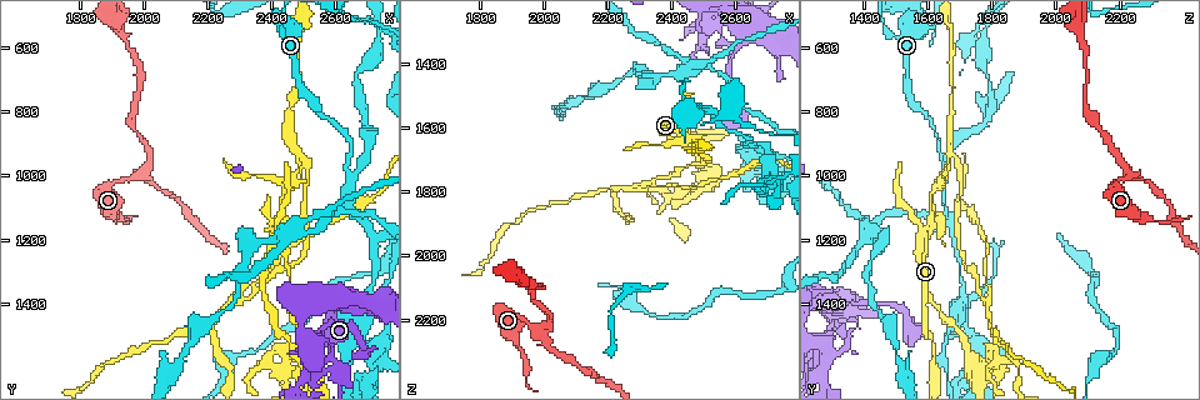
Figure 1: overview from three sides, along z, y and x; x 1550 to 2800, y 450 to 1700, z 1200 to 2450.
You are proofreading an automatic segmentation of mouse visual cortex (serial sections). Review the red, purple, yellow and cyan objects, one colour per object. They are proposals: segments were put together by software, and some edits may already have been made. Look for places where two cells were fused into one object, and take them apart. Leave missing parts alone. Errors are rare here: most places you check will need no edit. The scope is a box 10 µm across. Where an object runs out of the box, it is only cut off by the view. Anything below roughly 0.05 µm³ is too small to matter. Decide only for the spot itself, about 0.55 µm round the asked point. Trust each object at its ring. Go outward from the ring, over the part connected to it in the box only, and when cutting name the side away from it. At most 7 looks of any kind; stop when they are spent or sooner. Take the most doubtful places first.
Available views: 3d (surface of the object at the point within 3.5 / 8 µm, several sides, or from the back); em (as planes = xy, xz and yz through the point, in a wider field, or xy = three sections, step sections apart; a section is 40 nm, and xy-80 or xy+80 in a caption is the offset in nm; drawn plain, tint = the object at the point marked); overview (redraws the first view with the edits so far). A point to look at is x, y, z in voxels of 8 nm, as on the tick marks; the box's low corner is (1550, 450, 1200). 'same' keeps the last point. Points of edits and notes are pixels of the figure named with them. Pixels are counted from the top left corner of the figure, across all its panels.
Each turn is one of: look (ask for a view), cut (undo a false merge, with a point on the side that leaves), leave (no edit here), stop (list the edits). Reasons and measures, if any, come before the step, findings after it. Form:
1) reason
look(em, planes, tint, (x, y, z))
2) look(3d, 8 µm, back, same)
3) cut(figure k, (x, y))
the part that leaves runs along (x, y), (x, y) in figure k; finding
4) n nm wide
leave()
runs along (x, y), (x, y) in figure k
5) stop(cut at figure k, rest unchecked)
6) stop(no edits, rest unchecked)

thin neck
look(3d, 3.5 µm, (2430, 1090, 1610))

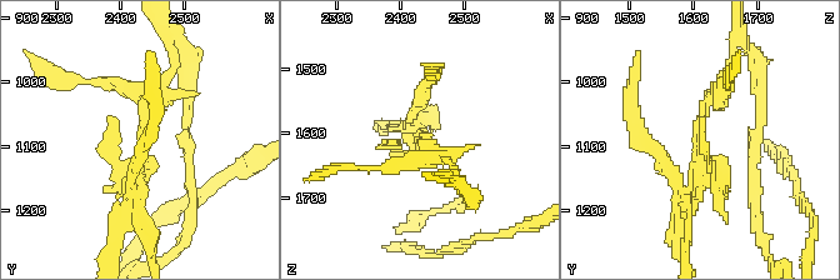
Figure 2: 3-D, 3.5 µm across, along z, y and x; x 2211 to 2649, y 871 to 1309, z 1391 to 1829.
look(em, xy, step 1, tint, (2435, 1100, 1605))

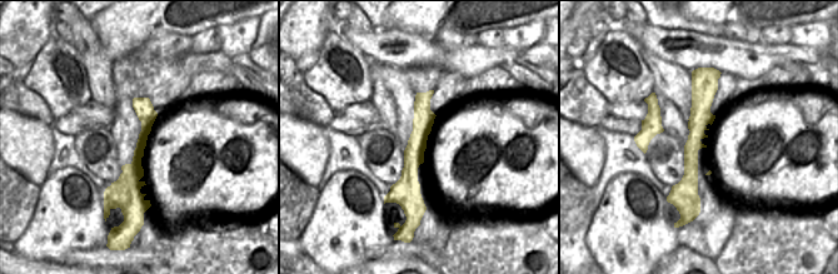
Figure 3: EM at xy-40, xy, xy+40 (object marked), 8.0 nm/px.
cut(figure 2, (161, 89))
the part that leaves runs along (131, 211), (154, 100) in figure 2; a second cell is stuck on

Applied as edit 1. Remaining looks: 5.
three-way junction
look(em, xy, step 3, tint, (2640, 1000, 1660))

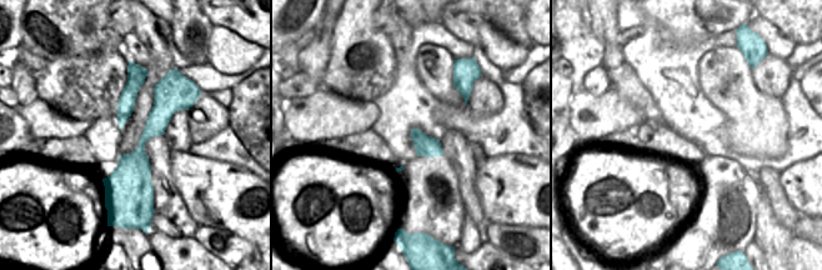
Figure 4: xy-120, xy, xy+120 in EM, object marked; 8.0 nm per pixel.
see where the arms go
look(3d, 3.5 µm, same)

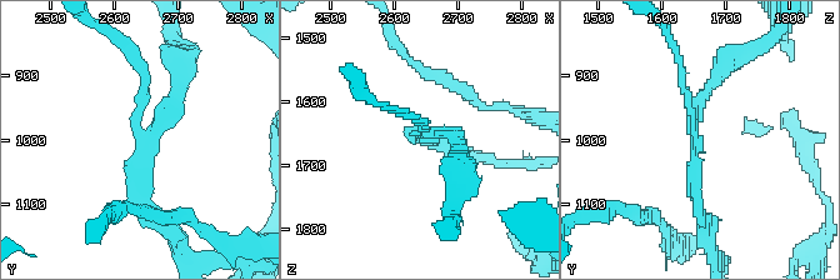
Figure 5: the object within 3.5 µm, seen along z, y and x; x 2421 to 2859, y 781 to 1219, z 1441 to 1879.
160 nm wide
cut(figure 5, (454, 135))
the part that leaves runs along (139, 135), (143, 200), (178, 239) in figure 5; two cells meet here

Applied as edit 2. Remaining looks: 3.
small branch off a trunk
look(3d, 3.5 µm, (2510, 1570, 1280))

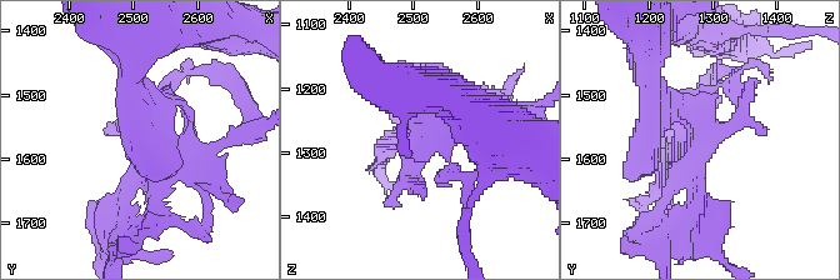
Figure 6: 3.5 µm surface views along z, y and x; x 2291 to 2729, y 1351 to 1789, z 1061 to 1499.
shape alone is not enough
look(em, xy, step 2, tint, (2510, 1565, 1285))

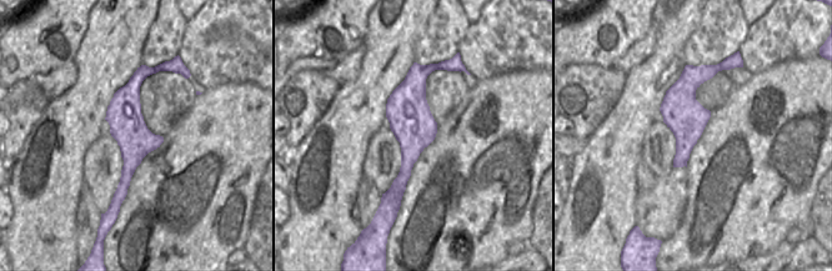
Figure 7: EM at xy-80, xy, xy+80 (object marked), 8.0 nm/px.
leave()
runs along (424, 68), (399, 196) in figure 7; continuous, no second cell

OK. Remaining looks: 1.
stop(cut at figure 2, cut at figure 5, rest unchecked)

